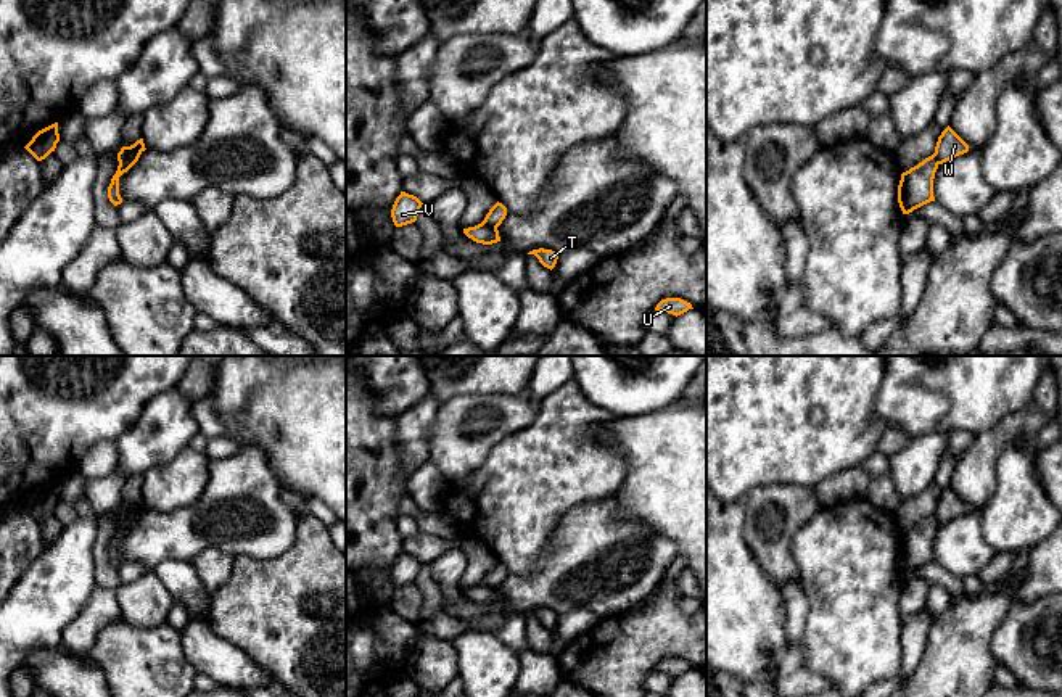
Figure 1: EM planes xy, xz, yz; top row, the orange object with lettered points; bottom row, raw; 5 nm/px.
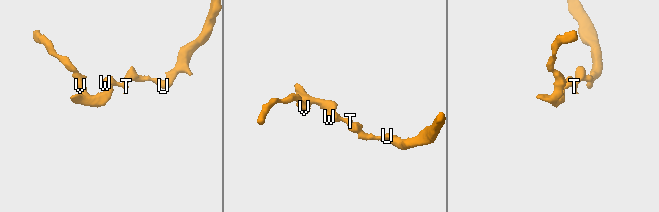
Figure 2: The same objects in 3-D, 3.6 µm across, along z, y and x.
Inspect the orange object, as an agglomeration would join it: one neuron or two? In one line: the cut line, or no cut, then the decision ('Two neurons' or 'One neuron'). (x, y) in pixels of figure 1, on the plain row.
Split along xy (140, 511), (132, 511), (119, 522). Two neurons

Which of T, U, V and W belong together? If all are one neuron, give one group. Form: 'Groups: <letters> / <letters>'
Groups: T U W / V

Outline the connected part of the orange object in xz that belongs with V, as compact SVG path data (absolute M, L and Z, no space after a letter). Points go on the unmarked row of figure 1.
M401 552L391 570L394 586L402 588L415 583L422 565L417 557Z

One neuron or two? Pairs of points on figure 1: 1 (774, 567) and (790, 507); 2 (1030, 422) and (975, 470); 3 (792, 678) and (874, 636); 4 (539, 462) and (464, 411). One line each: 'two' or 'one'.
1: one
2: one
3: two
4: two

